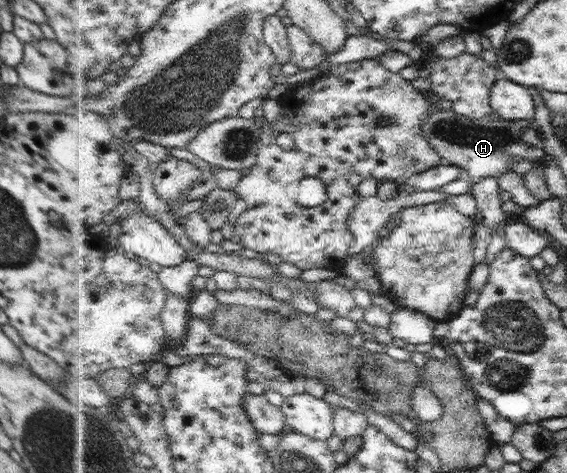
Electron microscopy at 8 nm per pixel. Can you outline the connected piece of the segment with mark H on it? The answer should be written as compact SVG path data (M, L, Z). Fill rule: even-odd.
M434 106L433 113L426 121L424 132L436 147L443 161L447 164L461 166L474 180L482 181L483 178L495 176L500 178L507 172L516 168L514 157L538 160L546 155L544 149L539 148L529 138L525 137L525 131L531 128L531 121L511 121L501 117L490 120L488 124L480 124L476 119L458 114L454 108L440 111L439 106Z

